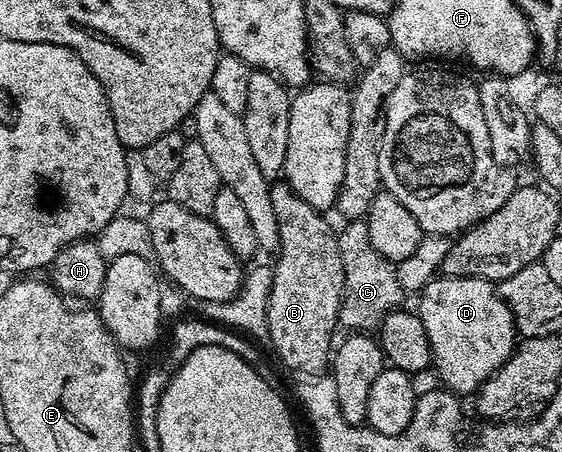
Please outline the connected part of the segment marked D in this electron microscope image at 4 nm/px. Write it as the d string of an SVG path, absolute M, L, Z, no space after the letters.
M439 275L421 290L417 300L419 318L429 335L433 369L452 393L474 394L515 352L515 316L500 297L496 282Z

